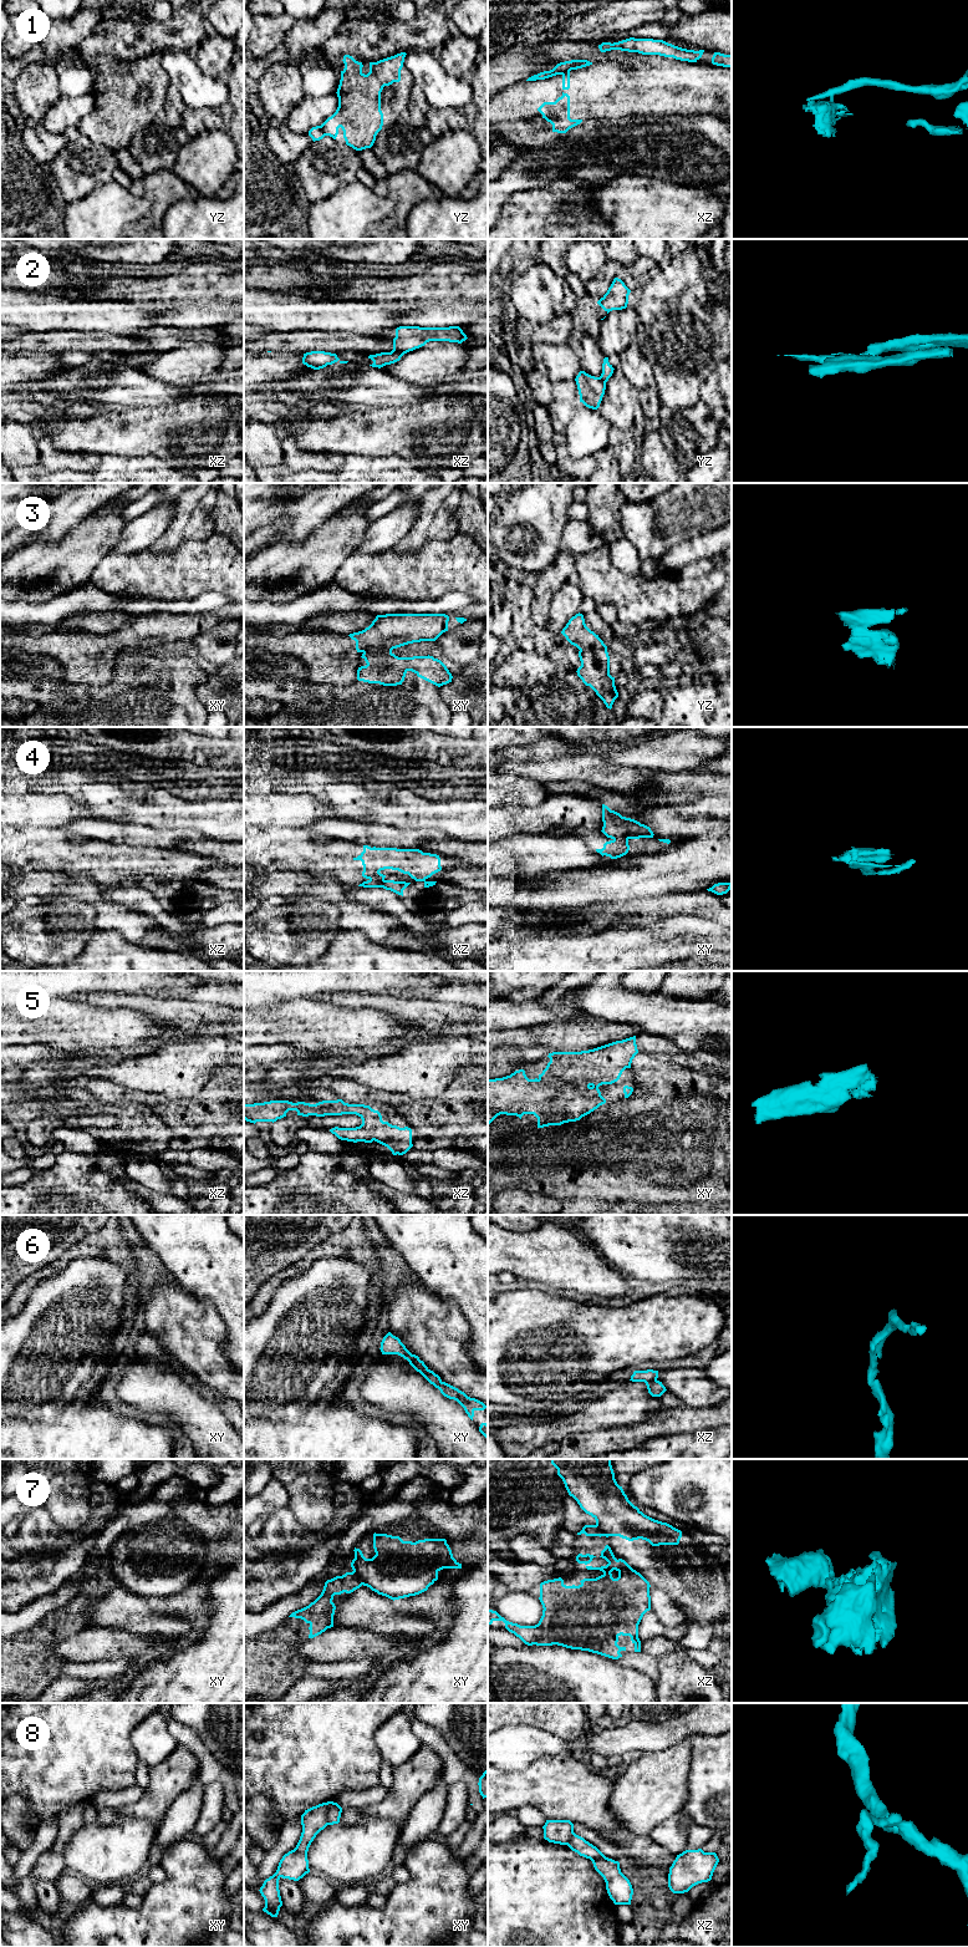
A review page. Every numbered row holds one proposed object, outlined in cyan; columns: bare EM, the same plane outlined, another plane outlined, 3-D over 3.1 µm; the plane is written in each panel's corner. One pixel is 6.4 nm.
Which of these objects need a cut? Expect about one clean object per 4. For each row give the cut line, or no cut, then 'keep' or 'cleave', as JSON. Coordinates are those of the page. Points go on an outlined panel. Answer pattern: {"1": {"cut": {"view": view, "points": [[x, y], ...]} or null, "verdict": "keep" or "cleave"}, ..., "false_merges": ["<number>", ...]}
{"1": {"cut": {"view": "yz", "points": [[319, 126], [325, 135]]}, "verdict": "cleave"}, "2": {"cut": {"view": "xz", "points": [[392, 350], [402, 355]]}, "verdict": "cleave"}, "3": {"cut": {"view": "xy", "points": [[391, 650], [366, 649], [362, 651]]}, "verdict": "cleave"}, "4": {"cut": {"view": "xz", "points": [[370, 879], [383, 880]]}, "verdict": "cleave"}, "5": {"cut": null, "verdict": "keep"}, "6": {"cut": null, "verdict": "keep"}, "7": {"cut": {"view": "xy", "points": [[353, 1570], [362, 1584]]}, "verdict": "cleave"}, "8": {"cut": {"view": "xy", "points": [[334, 1803], [327, 1811], [327, 1824]]}, "verdict": "cleave"}, "false_merges": ["1", "2", "3", "4", "7", "8"]}

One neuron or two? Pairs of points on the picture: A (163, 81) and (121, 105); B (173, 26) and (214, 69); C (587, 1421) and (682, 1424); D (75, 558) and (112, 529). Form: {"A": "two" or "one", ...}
{"A": "one", "B": "two", "C": "two", "D": "one"}

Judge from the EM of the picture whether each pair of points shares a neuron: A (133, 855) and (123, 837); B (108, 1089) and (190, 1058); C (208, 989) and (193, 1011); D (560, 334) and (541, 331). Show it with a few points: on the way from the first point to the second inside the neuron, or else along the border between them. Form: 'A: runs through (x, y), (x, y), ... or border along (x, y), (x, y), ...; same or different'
A: border along (130, 845), (158, 849); different
B: border along (92, 1078), (110, 1079), (131, 1088), (149, 1092); different
C: border along (187, 997), (194, 1001), (224, 1003), (228, 1007); different
D: runs through (555, 333), (546, 333); same

